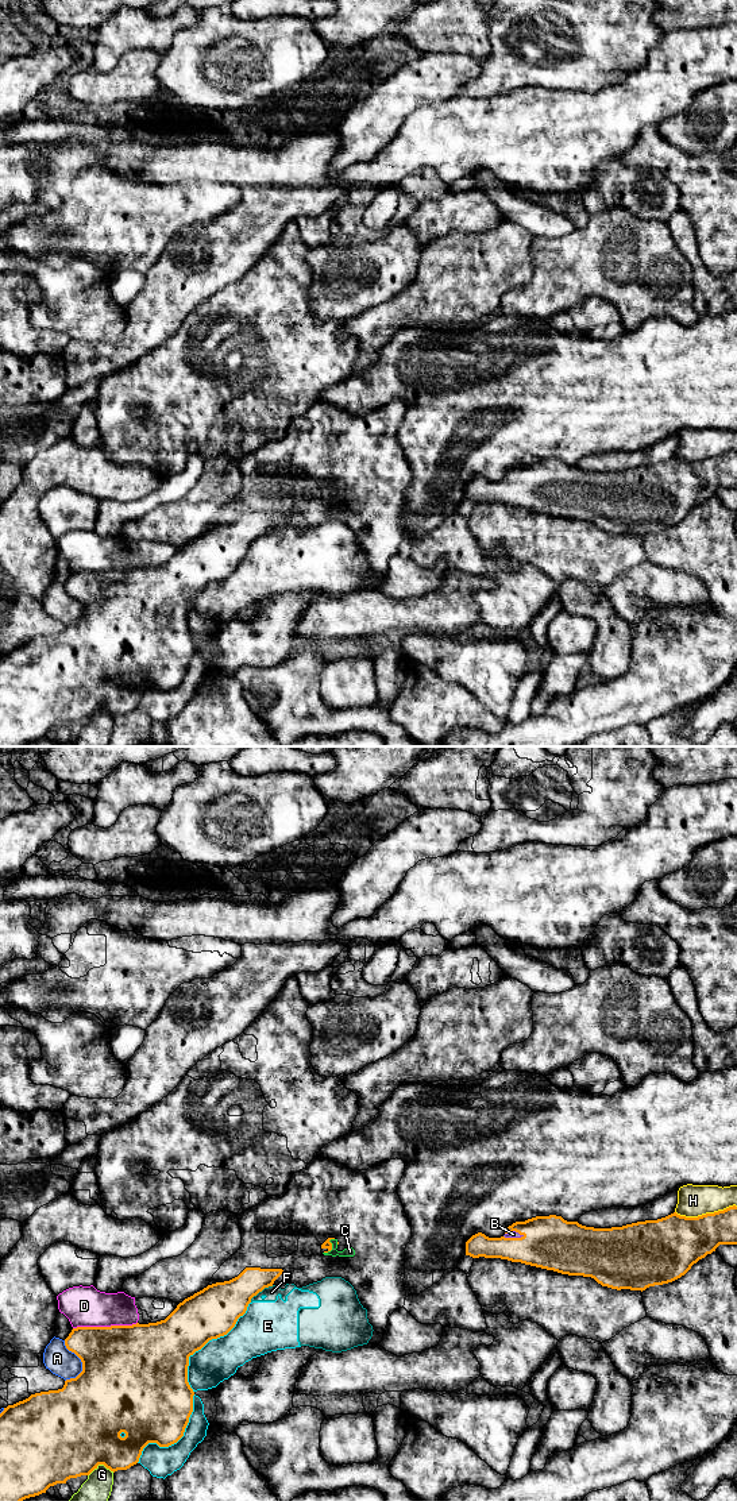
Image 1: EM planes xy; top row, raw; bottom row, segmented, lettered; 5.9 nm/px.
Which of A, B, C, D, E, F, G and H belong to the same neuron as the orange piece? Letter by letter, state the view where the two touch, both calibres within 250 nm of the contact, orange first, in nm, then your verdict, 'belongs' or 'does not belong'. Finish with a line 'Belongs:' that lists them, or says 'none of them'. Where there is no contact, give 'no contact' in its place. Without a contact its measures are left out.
A: xy | 500/170 nm | does not belong
B: xy | 320/40 nm | belongs
C: xy | 50/60 nm | does not belong
D: xy | 480/240 nm | does not belong
E: xy | 320/240 nm | does not belong
F: xy | 260/80 nm | does not belong
G: xy | 500/190 nm | does not belong
H: xy | 320/190 nm | does not belong
Belongs: B

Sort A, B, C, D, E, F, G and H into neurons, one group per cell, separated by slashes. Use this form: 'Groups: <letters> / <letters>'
Groups: A / B / C D / E F / G / H

